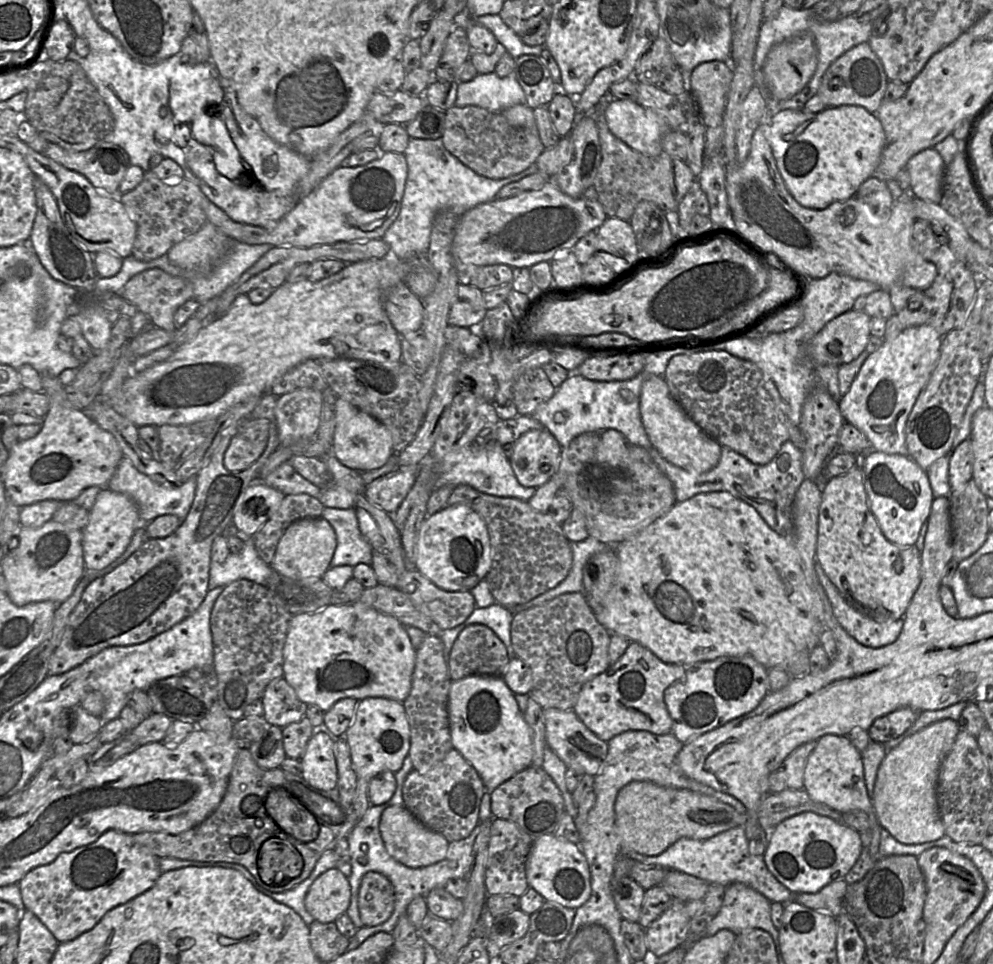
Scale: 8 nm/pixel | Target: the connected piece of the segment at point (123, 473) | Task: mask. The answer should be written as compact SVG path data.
M123 456L107 487L124 494L137 506L142 524L148 524L162 515L175 515L184 520L191 508L196 493L196 476L191 477L177 488L166 488L137 470L127 456Z

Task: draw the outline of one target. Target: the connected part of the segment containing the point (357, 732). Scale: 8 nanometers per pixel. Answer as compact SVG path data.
M367 697L358 701L354 718L343 736L331 736L333 740L342 737L349 746L352 767L356 773L356 791L353 808L358 818L362 818L371 805L368 799L368 786L370 780L382 771L398 771L407 756L410 746L410 729L403 704L386 697Z

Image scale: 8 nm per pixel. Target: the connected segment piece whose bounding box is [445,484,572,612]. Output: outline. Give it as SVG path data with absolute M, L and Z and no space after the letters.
M465 484L454 487L445 507L457 504L473 509L487 527L492 561L485 580L497 604L516 611L517 607L556 587L568 575L572 565L570 541L548 512L533 510L527 501L488 495Z

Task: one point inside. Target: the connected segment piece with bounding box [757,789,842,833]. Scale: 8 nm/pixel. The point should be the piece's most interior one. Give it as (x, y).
(774, 808)

